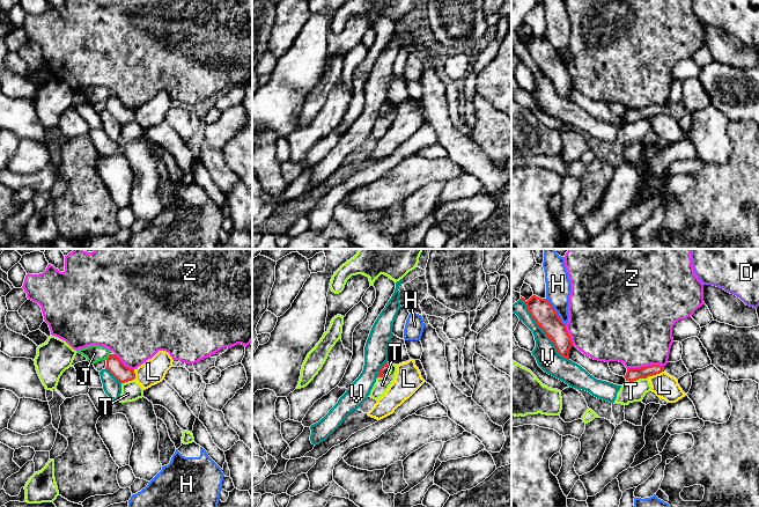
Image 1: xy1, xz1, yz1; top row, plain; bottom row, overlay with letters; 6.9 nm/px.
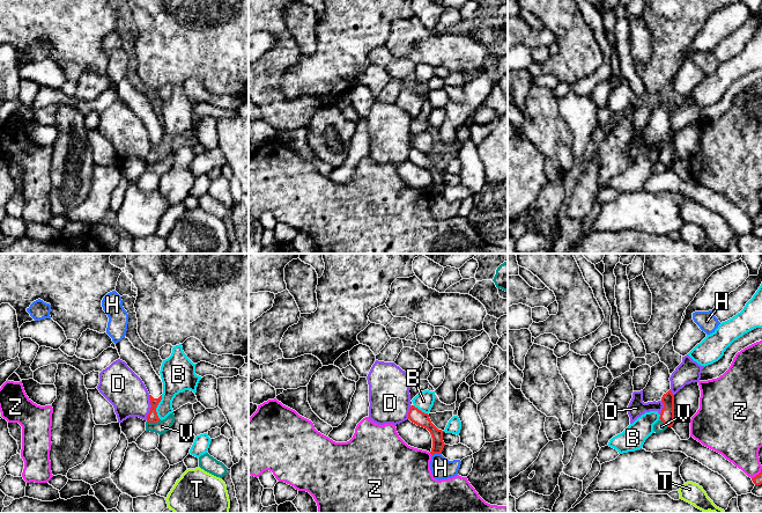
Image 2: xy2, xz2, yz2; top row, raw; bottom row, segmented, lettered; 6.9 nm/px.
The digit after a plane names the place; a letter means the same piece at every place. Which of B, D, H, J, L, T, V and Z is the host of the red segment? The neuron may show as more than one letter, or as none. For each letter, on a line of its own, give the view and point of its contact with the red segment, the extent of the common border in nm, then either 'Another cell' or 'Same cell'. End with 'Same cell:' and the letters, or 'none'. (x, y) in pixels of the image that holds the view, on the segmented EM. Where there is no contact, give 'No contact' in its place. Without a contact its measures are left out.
B: Touches red at xy2 (156, 407). Shared border 180 nm. Another cell
D: Touches red at xy2 (150, 408). Shared border 180 nm. Another cell
H: Touches red at yz1 (555, 311). Shared border 240 nm. Another cell
J: Touches red at xy1 (109, 357). Shared border 50 nm. Another cell
L: Touches red at yz1 (654, 374). Shared border 140 nm. Another cell
T: Touches red at xz1 (387, 373). Shared border 130 nm. Another cell
V: Touches red at yz1 (543, 330). Shared border 550 nm. Another cell
Z: Touches red at yz1 (646, 366). Shared border 260 nm. Another cell
Same cell: none

